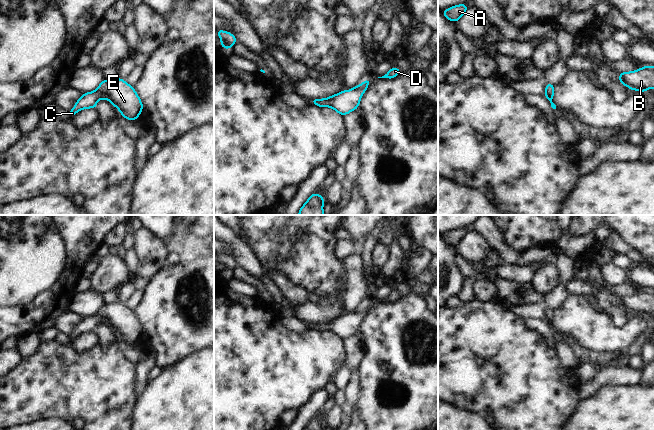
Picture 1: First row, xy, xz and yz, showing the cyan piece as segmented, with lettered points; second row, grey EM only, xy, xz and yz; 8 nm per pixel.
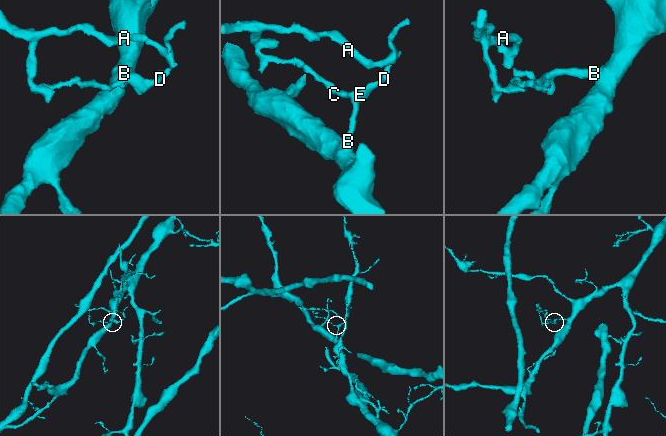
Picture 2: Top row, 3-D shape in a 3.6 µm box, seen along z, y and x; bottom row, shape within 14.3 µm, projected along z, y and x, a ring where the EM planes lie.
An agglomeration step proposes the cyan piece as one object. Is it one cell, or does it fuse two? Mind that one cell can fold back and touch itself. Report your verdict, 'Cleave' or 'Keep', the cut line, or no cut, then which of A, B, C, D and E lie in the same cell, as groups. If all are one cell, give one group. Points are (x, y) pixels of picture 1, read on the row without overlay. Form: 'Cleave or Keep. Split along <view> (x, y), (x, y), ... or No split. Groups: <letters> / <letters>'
Keep. No split. Groups: A B C D E.

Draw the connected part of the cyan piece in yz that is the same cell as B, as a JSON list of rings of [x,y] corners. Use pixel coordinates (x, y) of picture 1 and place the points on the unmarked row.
[[[644,290],[633,296],[622,296],[619,305],[633,315],[646,316],[649,312],[654,312],[654,291]]]

